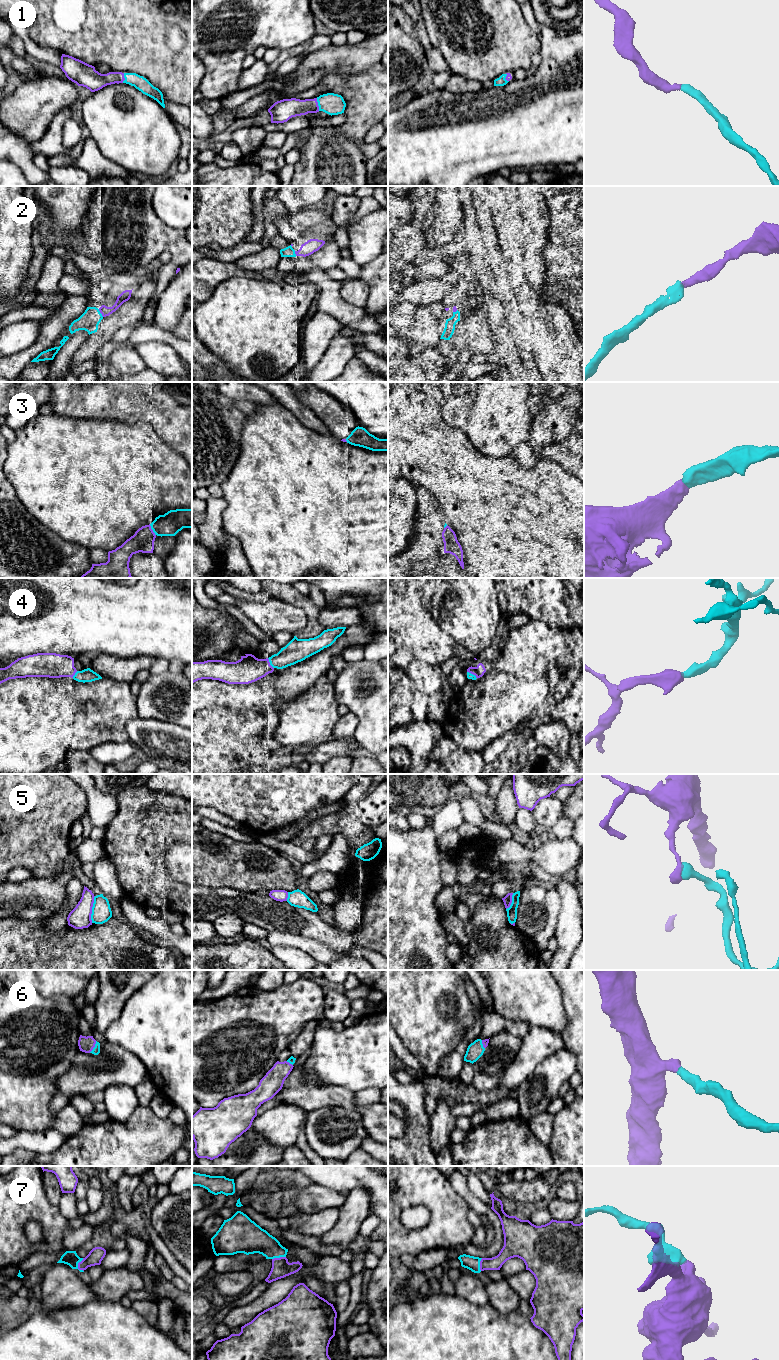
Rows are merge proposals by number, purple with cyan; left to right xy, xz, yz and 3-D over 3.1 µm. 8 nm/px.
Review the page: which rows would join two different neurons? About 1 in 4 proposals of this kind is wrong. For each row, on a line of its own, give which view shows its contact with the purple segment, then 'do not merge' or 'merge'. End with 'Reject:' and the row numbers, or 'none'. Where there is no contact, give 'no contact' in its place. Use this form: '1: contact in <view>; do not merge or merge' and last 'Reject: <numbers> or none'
1: contact in xz; merge
2: contact in xy; merge
3: contact in xy; merge
4: contact in xz; merge
5: contact in xy; do not merge
6: contact in xy; merge
7: contact in xy; merge
Reject: 5

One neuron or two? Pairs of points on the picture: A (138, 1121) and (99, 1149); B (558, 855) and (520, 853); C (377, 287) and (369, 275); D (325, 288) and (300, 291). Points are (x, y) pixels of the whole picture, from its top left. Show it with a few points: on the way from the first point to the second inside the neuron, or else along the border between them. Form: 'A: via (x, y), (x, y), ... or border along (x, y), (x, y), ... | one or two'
A: via (128, 1131), (109, 1149) | one
B: via (549, 855), (529, 855) | one
C: via (377, 284), (372, 278) | one
D: border along (307, 282), (314, 285), (319, 291), (316, 299) | two

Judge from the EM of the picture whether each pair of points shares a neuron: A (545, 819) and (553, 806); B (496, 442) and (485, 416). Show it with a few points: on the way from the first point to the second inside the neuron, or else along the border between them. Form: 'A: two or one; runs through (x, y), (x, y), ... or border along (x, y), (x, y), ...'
A: one; runs through (546, 816), (550, 809)
B: one; runs through (496, 436), (489, 426), (489, 422)

